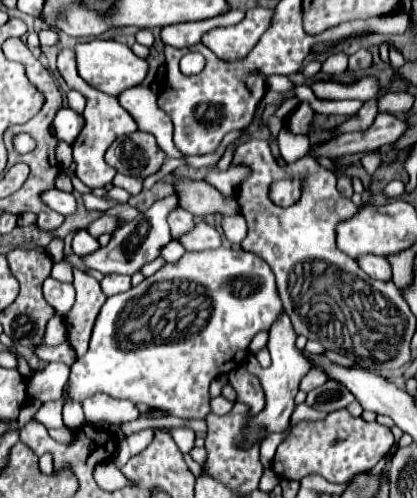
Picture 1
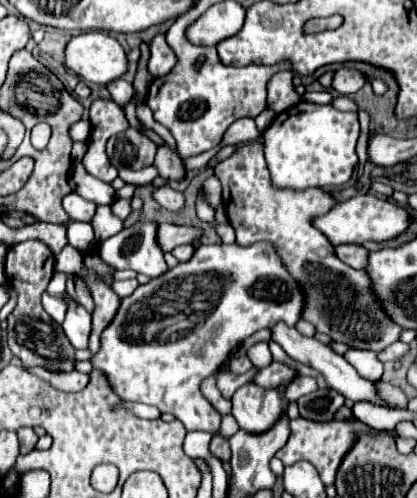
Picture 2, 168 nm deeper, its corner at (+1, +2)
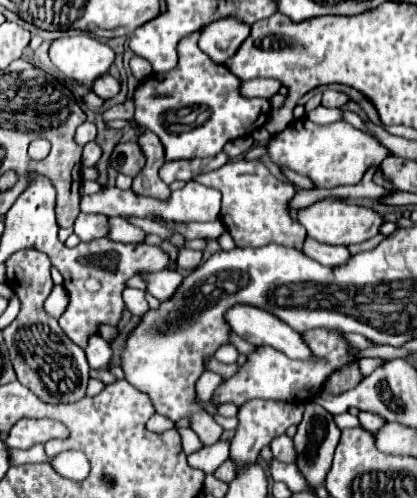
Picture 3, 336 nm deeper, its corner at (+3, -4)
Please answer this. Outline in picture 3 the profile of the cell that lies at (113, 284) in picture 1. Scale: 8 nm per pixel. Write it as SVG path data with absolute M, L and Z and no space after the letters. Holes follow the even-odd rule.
M124 289L122 291L122 299L124 299L124 303L126 303L126 309L132 313L132 315L136 315L136 317L140 317L144 311L148 311L148 303L146 303L146 299L144 299L144 291L140 291L140 289Z

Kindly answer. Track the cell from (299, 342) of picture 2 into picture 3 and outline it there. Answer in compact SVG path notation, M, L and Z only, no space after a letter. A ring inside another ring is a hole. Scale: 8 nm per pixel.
M236 305L226 313L226 319L232 331L252 345L268 345L276 351L282 351L290 359L316 359L302 335L292 331L284 321L268 311Z

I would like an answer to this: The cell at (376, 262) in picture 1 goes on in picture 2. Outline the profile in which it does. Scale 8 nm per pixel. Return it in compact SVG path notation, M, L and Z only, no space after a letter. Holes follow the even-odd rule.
M336 245L334 253L340 261L344 261L346 265L350 265L354 269L364 269L366 267L368 251L362 245Z

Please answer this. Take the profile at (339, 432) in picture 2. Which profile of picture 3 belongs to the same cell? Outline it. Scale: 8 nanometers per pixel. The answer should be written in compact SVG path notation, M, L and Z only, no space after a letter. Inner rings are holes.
M280 435L270 443L270 449L274 453L274 459L282 461L282 463L294 463L296 461L296 449L292 443L292 437L288 435Z

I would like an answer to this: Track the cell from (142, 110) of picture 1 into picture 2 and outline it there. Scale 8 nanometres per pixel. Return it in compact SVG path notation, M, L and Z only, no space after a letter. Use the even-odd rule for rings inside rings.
M124 79L110 81L110 85L106 85L106 89L110 91L112 99L114 99L118 105L122 105L122 107L124 107L124 105L132 99L132 95L134 95L132 83L128 83L128 81L124 81Z

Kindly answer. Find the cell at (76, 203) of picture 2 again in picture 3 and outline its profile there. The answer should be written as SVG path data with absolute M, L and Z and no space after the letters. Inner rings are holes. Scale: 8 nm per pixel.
M80 213L74 221L74 233L82 239L82 241L92 241L92 239L100 239L108 233L108 217L106 215L88 215L88 213Z

